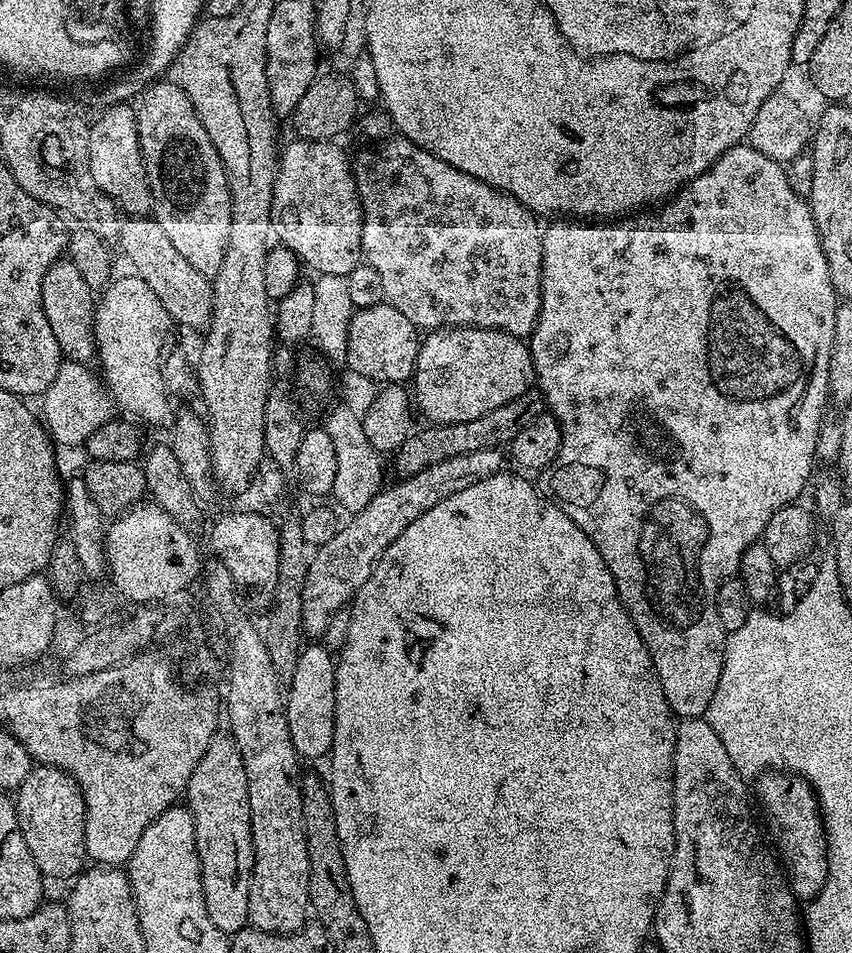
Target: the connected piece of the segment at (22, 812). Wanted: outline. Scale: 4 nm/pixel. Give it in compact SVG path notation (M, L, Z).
M36 766L26 782L15 789L14 799L22 838L26 838L26 846L30 846L34 866L38 866L41 876L49 881L71 881L85 871L86 806L78 782L74 782L70 774L57 768Z

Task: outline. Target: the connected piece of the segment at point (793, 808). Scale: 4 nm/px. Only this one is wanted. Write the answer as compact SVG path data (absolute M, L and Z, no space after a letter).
M769 770L755 784L755 795L756 792L760 795L768 828L776 839L775 851L778 856L780 851L779 859L786 869L792 893L797 901L810 902L822 890L828 877L828 838L824 834L824 818L820 814L816 791L801 776L787 770Z

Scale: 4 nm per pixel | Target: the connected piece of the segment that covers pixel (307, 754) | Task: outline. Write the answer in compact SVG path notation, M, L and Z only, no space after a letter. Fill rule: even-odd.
M312 642L301 649L294 680L286 692L284 709L290 726L290 742L294 742L296 755L305 761L320 760L323 756L325 759L331 753L334 742L336 660L323 643Z

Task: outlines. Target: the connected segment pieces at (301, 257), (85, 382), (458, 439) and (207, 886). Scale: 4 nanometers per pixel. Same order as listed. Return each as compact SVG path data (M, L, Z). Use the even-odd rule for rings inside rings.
M292 138L292 141L285 148L283 145L276 165L276 177L272 183L272 231L275 239L281 245L290 249L297 259L307 265L307 267L309 264L315 271L314 273L319 275L349 276L351 271L362 263L362 222L364 221L364 215L360 209L360 199L356 193L356 183L352 177L350 156L347 156L338 145L339 143L329 142L327 140L301 140L299 138Z
M65 359L58 370L58 378L54 378L54 382L50 382L50 386L44 391L42 423L57 445L65 444L68 448L76 448L79 444L80 447L87 445L90 434L94 434L94 430L98 430L98 426L102 426L107 420L113 419L112 400L90 369L88 364Z
M529 390L526 394L518 394L518 398L514 398L510 402L498 406L498 410L490 410L490 414L482 414L482 418L470 418L470 422L454 422L453 424L432 424L424 426L419 430L413 431L408 440L402 442L399 449L394 453L396 459L396 476L403 478L418 474L418 470L426 470L426 466L434 466L438 462L446 462L446 458L458 458L458 454L474 454L482 450L490 450L491 448L503 449L505 446L511 445L514 438L518 436L519 431L526 430L526 426L530 426L530 422L534 422L534 418L545 415L546 405L544 396L538 390Z
M231 735L213 736L210 746L206 746L206 754L198 758L198 766L194 766L194 774L190 774L186 789L186 806L194 818L194 838L202 870L202 894L206 898L206 914L210 914L210 922L226 934L249 927L250 882L254 870L250 794L246 786L246 766L242 766L242 754Z

